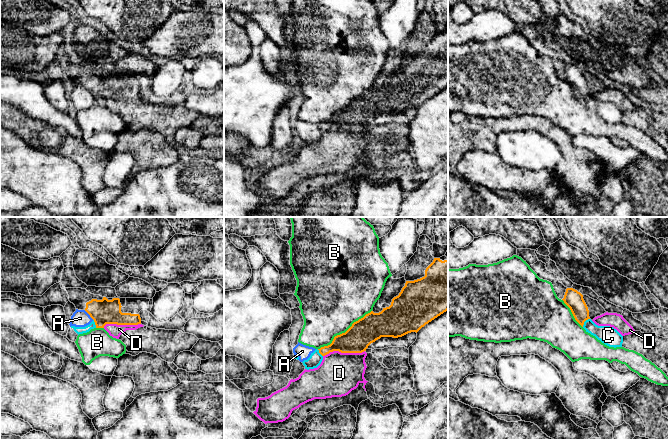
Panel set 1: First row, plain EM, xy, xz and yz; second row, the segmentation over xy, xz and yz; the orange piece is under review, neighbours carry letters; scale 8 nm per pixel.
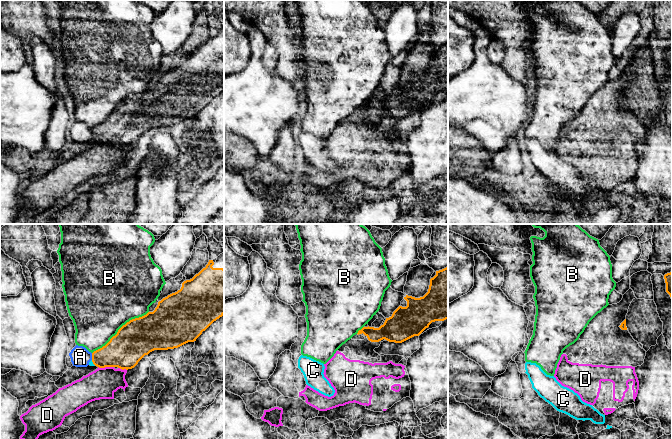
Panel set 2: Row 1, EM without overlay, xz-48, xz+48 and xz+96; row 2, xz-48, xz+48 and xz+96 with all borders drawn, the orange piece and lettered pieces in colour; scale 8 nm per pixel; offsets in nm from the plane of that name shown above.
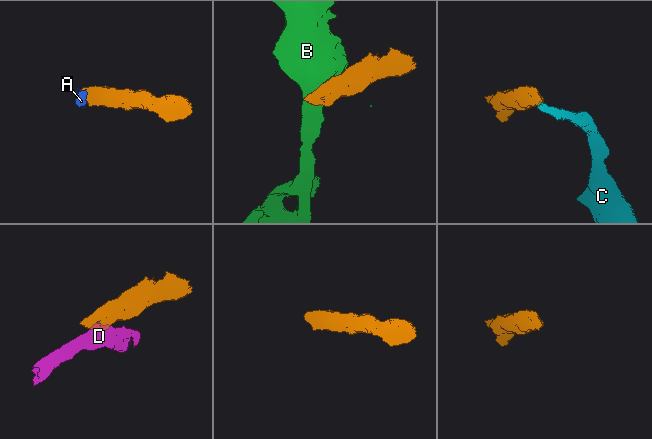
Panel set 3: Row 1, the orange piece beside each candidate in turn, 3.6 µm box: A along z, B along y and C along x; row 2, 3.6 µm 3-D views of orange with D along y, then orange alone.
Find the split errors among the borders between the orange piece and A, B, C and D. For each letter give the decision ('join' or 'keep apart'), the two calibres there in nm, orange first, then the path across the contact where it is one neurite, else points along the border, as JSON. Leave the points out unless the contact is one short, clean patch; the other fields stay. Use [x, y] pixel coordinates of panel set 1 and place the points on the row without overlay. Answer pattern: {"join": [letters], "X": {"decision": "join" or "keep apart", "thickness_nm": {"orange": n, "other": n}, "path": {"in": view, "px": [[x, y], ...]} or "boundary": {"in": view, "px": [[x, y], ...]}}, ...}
{"join": [], "A": {"decision": "keep apart", "thickness_nm": {"orange": 200, "other": 140}, "boundary": {"in": "xy", "px": [[84, 86], [93, 95]]}}, "B": {"decision": "keep apart", "thickness_nm": {"orange": 220, "other": 460}}, "C": {"decision": "keep apart", "thickness_nm": {"orange": 150, "other": 150}, "boundary": {"in": "yz", "px": [[589, 94], [582, 102]]}}, "D": {"decision": "keep apart", "thickness_nm": {"orange": 220, "other": 340}, "boundary": {"in": "xz", "px": [[364, 126], [361, 128], [330, 127], [323, 132]]}}}

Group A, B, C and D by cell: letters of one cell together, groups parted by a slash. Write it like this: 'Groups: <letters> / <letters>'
Groups: A C / B / D

